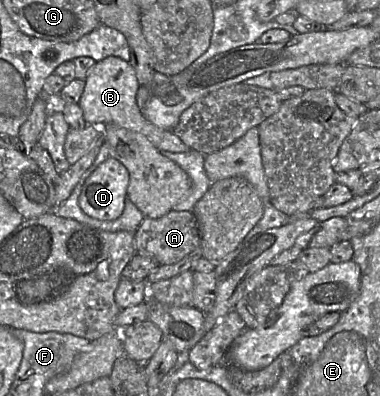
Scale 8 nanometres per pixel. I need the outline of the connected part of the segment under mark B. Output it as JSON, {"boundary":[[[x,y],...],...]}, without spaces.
{"boundary":[[[107,57],[96,62],[85,78],[85,89],[79,101],[84,119],[90,125],[98,127],[116,125],[140,133],[147,137],[160,151],[182,153],[190,150],[171,130],[162,129],[144,117],[137,104],[139,87],[135,69],[130,62],[119,57]]]}

